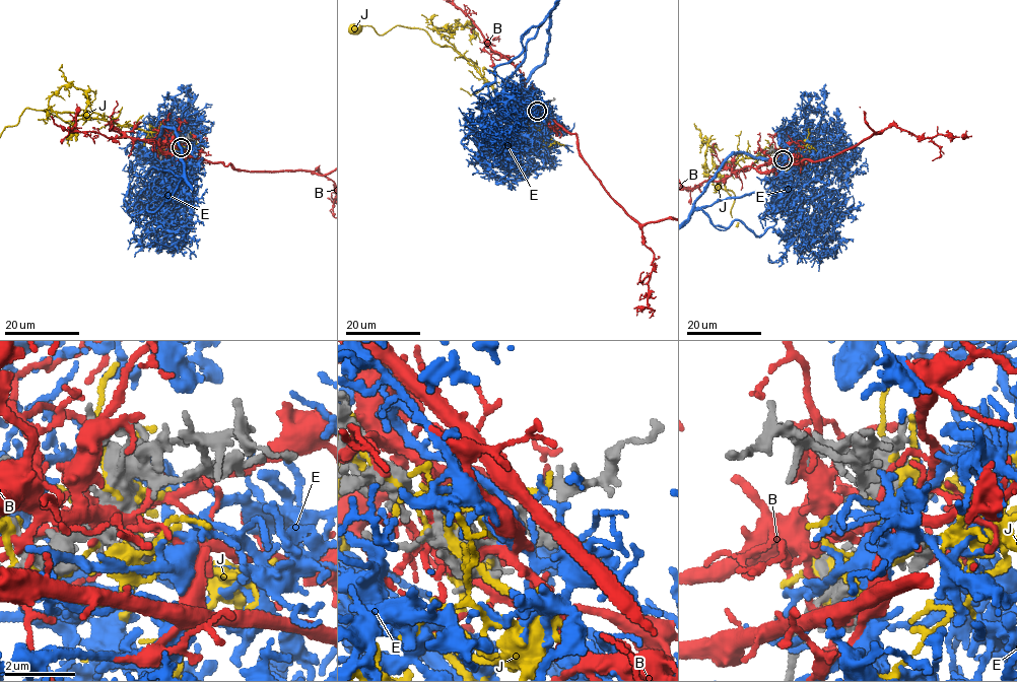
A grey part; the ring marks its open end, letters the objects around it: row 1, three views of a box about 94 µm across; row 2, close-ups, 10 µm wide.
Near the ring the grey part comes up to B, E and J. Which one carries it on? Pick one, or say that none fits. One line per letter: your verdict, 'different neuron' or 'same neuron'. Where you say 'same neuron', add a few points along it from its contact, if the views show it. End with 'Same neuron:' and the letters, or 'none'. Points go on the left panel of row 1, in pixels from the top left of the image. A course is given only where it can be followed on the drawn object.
B: different neuron
E: same neuron
J: different neuron
Same neuron: E

